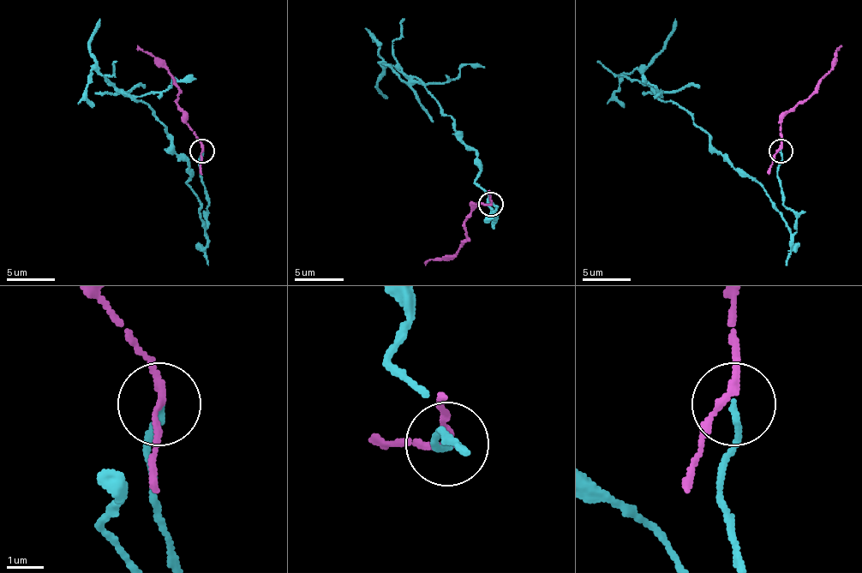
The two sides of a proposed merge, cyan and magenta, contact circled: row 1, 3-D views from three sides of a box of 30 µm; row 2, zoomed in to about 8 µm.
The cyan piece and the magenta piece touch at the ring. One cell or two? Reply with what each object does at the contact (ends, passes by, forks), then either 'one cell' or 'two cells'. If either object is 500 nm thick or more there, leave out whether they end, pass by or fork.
cyan ends | magenta passes by | two cells

